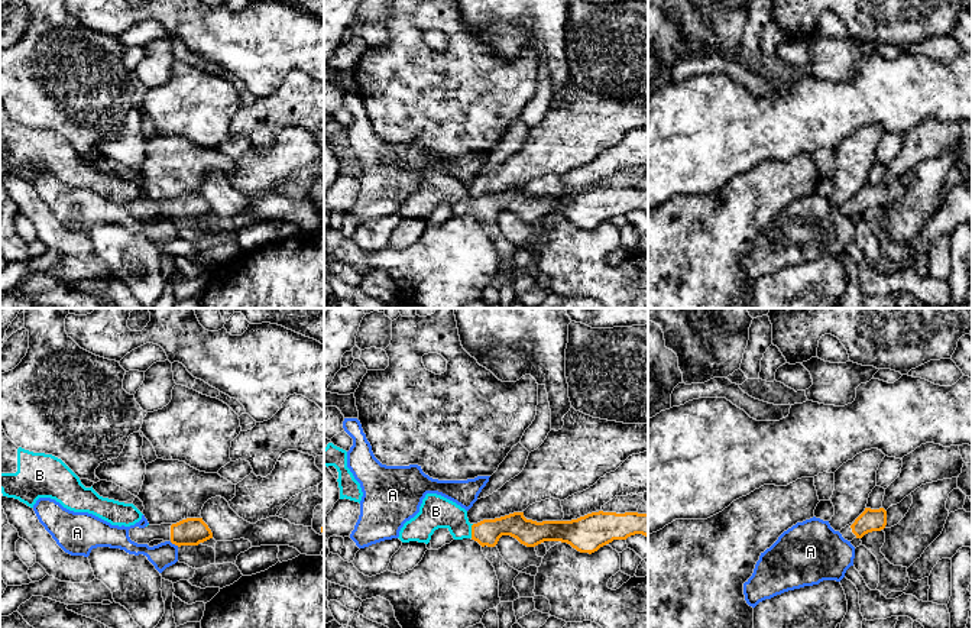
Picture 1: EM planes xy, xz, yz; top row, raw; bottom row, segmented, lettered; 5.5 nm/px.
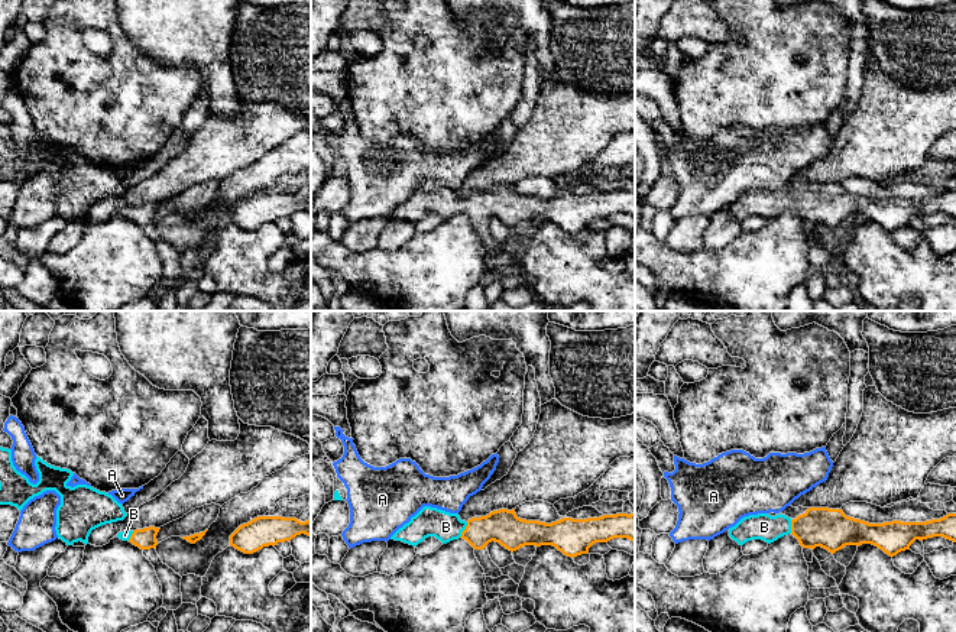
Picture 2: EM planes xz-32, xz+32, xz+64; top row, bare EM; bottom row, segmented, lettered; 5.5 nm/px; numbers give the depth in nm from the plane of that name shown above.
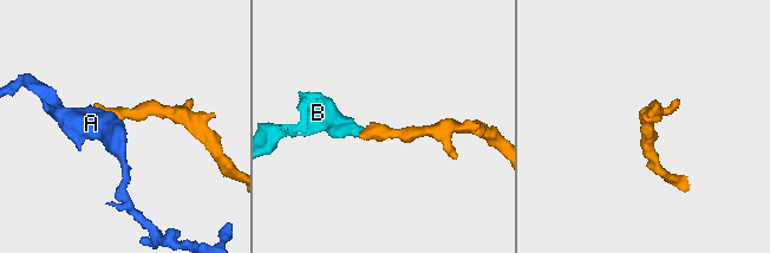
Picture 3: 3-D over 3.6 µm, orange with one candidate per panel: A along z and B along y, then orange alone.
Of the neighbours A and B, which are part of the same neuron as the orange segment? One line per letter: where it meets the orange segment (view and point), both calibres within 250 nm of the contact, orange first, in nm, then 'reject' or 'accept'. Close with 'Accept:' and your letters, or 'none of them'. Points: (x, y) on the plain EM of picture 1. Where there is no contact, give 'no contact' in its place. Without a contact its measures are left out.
A: xy (174, 219) | 160/140 nm | reject
B: xz (472, 207) | 140/190 nm | accept
Accept: B

